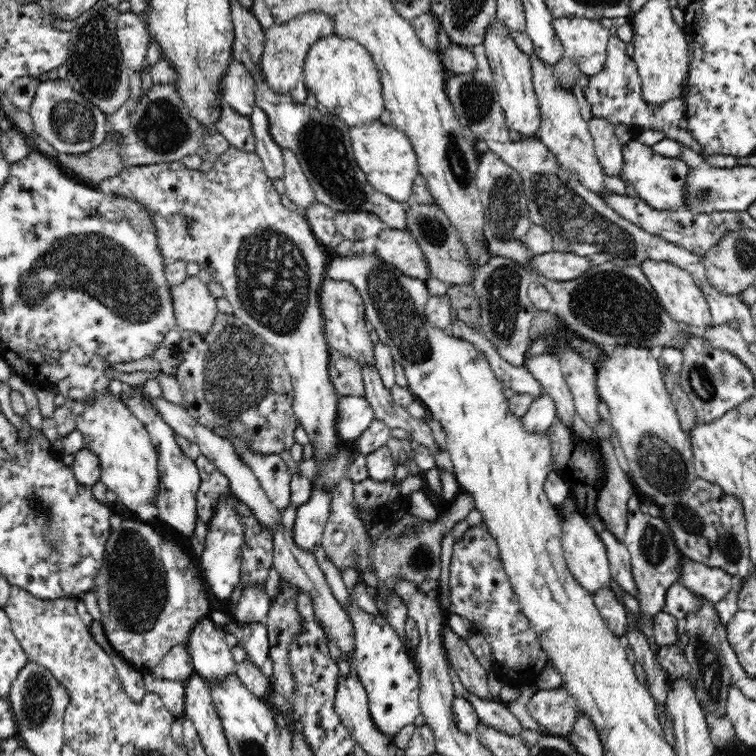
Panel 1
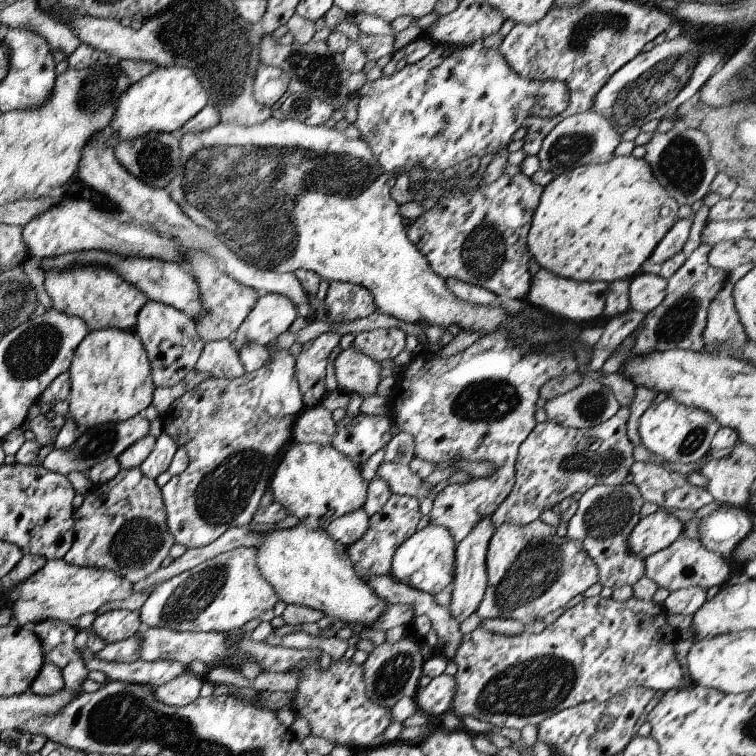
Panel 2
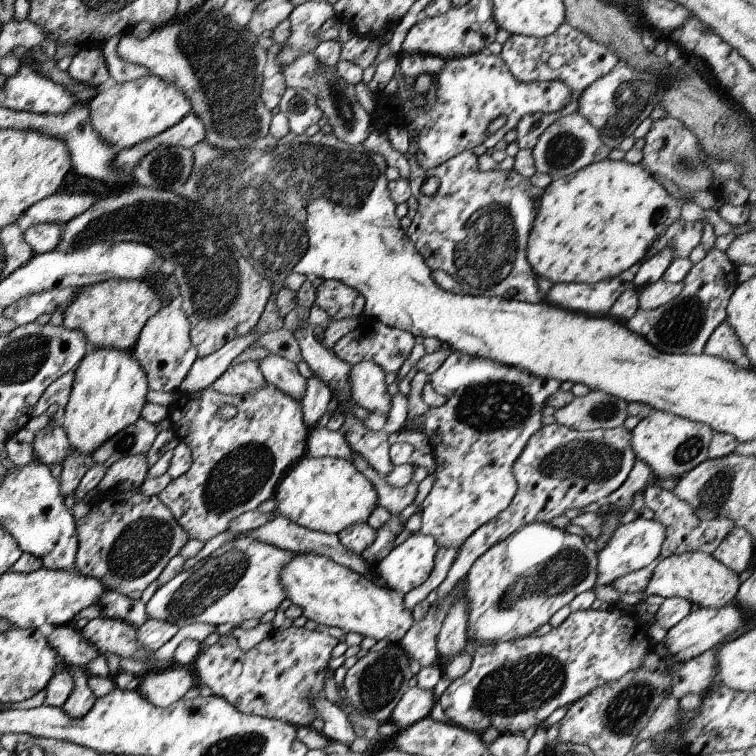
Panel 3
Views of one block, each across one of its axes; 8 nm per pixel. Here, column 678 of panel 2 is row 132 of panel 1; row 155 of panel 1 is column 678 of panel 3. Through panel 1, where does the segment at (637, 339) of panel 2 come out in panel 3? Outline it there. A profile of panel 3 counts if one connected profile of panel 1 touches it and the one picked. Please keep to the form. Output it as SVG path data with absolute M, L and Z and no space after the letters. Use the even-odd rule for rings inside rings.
M716 247L691 265L682 280L681 294L653 310L638 310L626 327L643 338L659 352L667 354L692 354L702 352L709 335L726 318L726 304L732 290L737 286L736 266L727 255Z

